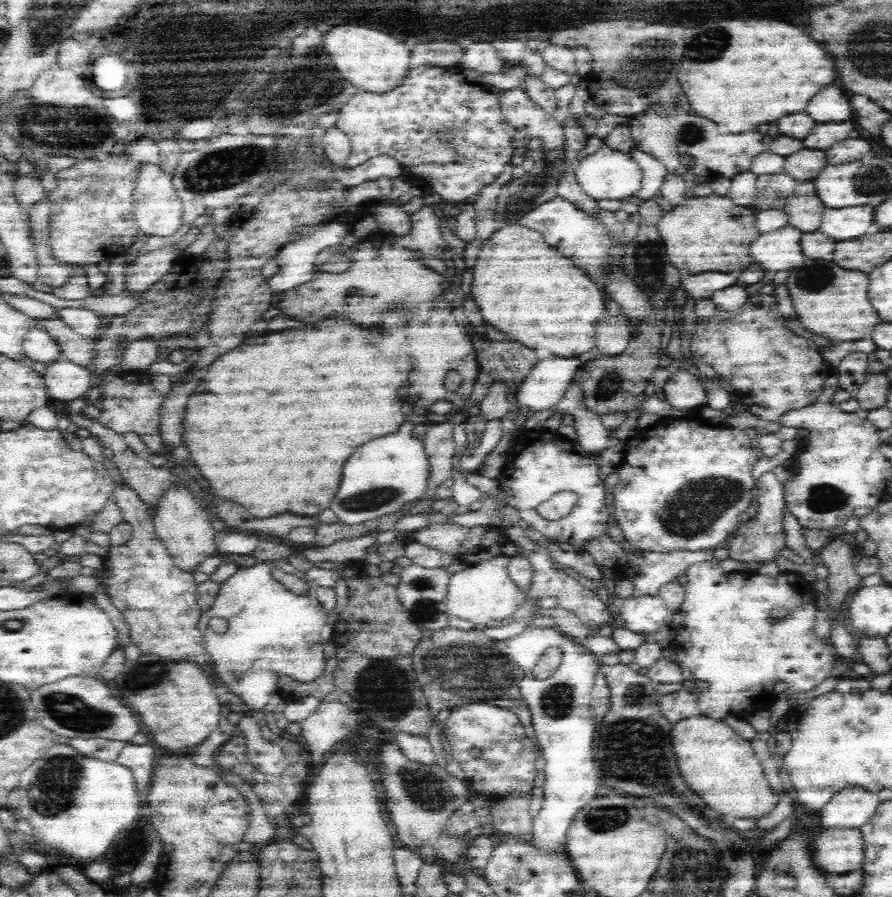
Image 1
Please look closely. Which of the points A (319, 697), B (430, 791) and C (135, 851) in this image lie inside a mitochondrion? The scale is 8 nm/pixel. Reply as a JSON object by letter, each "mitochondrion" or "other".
{"A":"other","B":"mitochondrion","C":"other"}

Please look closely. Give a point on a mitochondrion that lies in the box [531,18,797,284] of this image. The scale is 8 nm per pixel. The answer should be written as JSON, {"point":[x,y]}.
{"point":[642,75]}

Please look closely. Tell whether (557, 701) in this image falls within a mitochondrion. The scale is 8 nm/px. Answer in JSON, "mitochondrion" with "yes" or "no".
{"mitochondrion":"yes"}

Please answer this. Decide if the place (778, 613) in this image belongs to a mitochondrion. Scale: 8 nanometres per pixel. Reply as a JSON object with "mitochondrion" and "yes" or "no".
{"mitochondrion":"yes"}

